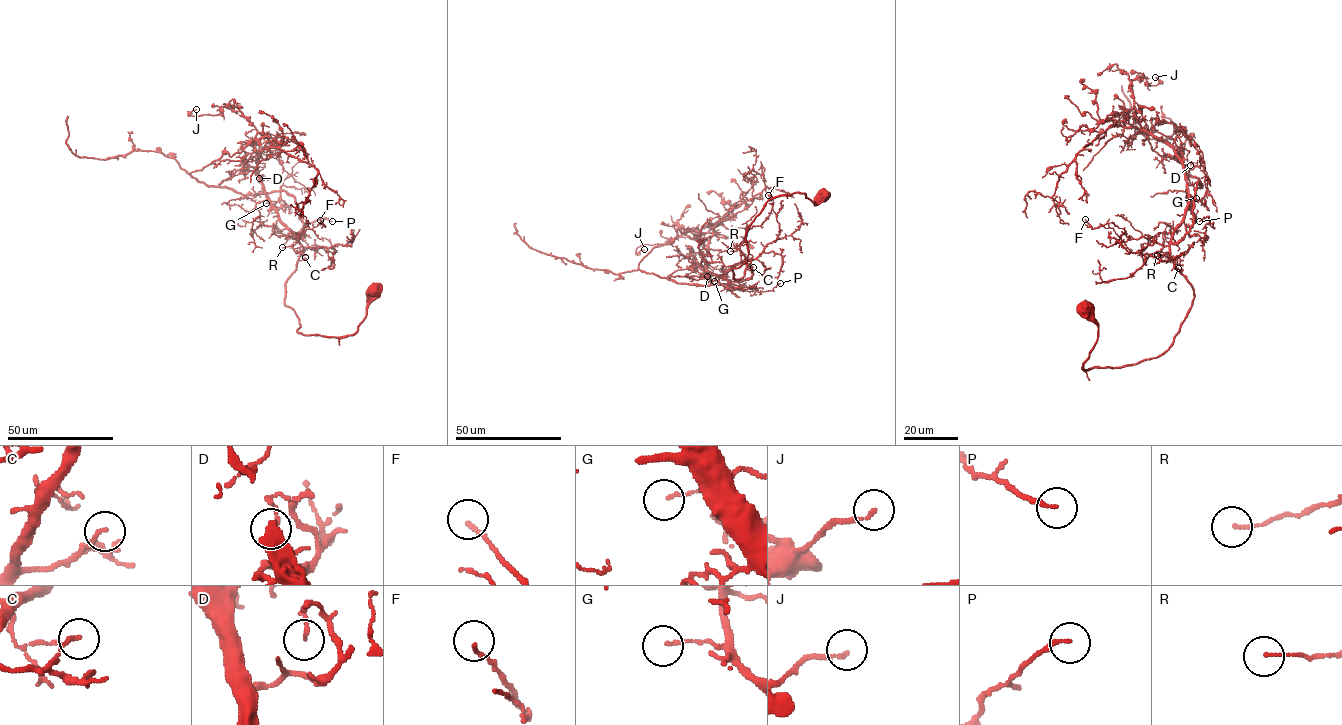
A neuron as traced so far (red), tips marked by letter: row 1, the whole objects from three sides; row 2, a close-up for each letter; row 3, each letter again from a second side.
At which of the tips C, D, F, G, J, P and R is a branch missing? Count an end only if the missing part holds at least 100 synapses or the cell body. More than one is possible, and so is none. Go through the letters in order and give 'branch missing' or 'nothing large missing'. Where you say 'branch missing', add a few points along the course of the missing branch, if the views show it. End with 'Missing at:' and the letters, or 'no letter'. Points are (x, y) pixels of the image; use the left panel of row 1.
C: nothing large missing
D: nothing large missing
F: nothing large missing
G: nothing large missing
J: nothing large missing
P: nothing large missing
R: nothing large missing
Missing at: no letter

